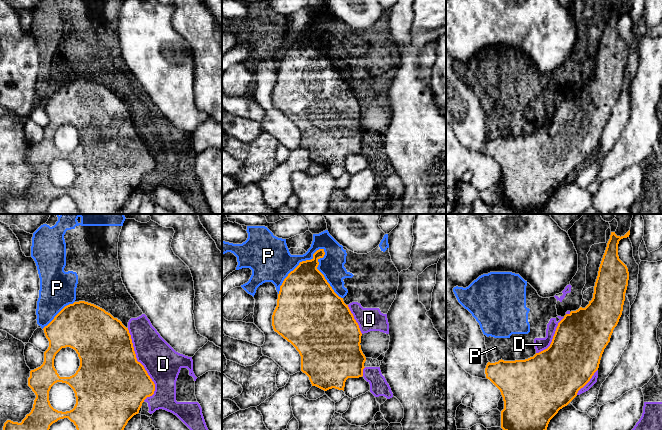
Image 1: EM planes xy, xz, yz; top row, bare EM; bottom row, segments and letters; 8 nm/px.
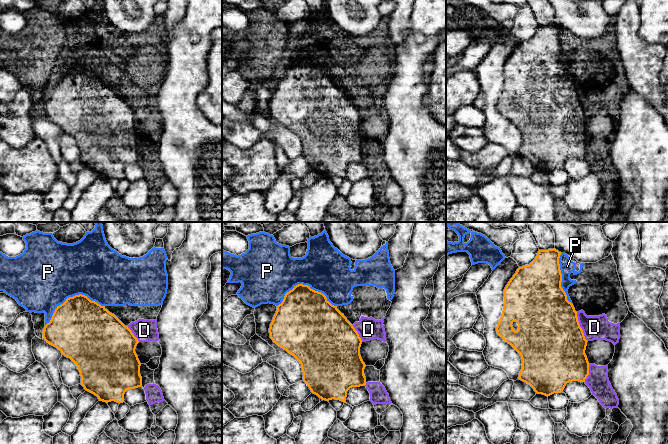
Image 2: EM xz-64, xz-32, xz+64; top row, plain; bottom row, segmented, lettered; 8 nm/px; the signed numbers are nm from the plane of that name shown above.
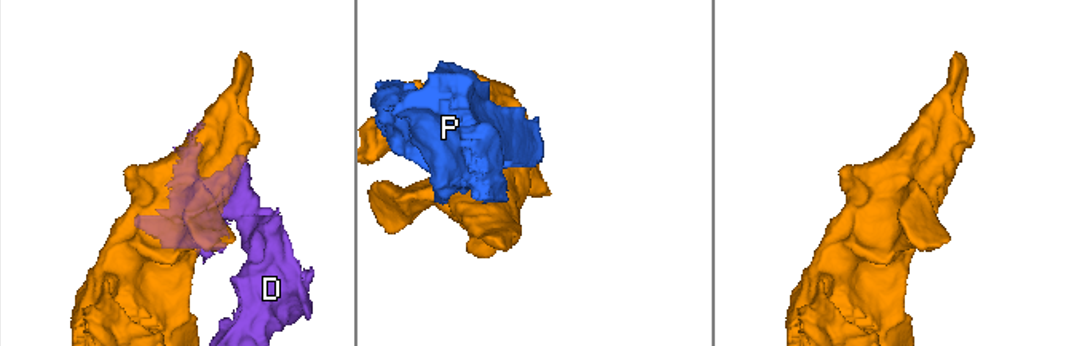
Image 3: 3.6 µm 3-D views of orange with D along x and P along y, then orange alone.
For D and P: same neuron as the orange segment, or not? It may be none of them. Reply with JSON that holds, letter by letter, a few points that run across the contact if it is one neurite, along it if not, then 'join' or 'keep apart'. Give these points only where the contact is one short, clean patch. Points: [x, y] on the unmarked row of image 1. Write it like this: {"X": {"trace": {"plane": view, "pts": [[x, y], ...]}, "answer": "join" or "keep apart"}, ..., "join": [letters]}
{"D": {"answer": "keep apart"}, "P": {"answer": "keep apart"}, "join": []}

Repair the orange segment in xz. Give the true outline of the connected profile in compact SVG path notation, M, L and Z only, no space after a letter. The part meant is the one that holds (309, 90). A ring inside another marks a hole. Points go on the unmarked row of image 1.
M324 25L317 26L311 36L300 38L284 55L272 91L272 102L299 128L301 147L309 153L312 162L324 167L332 164L344 167L348 154L363 152L366 133L360 121L362 109L348 81L317 45L318 36L324 31Z

